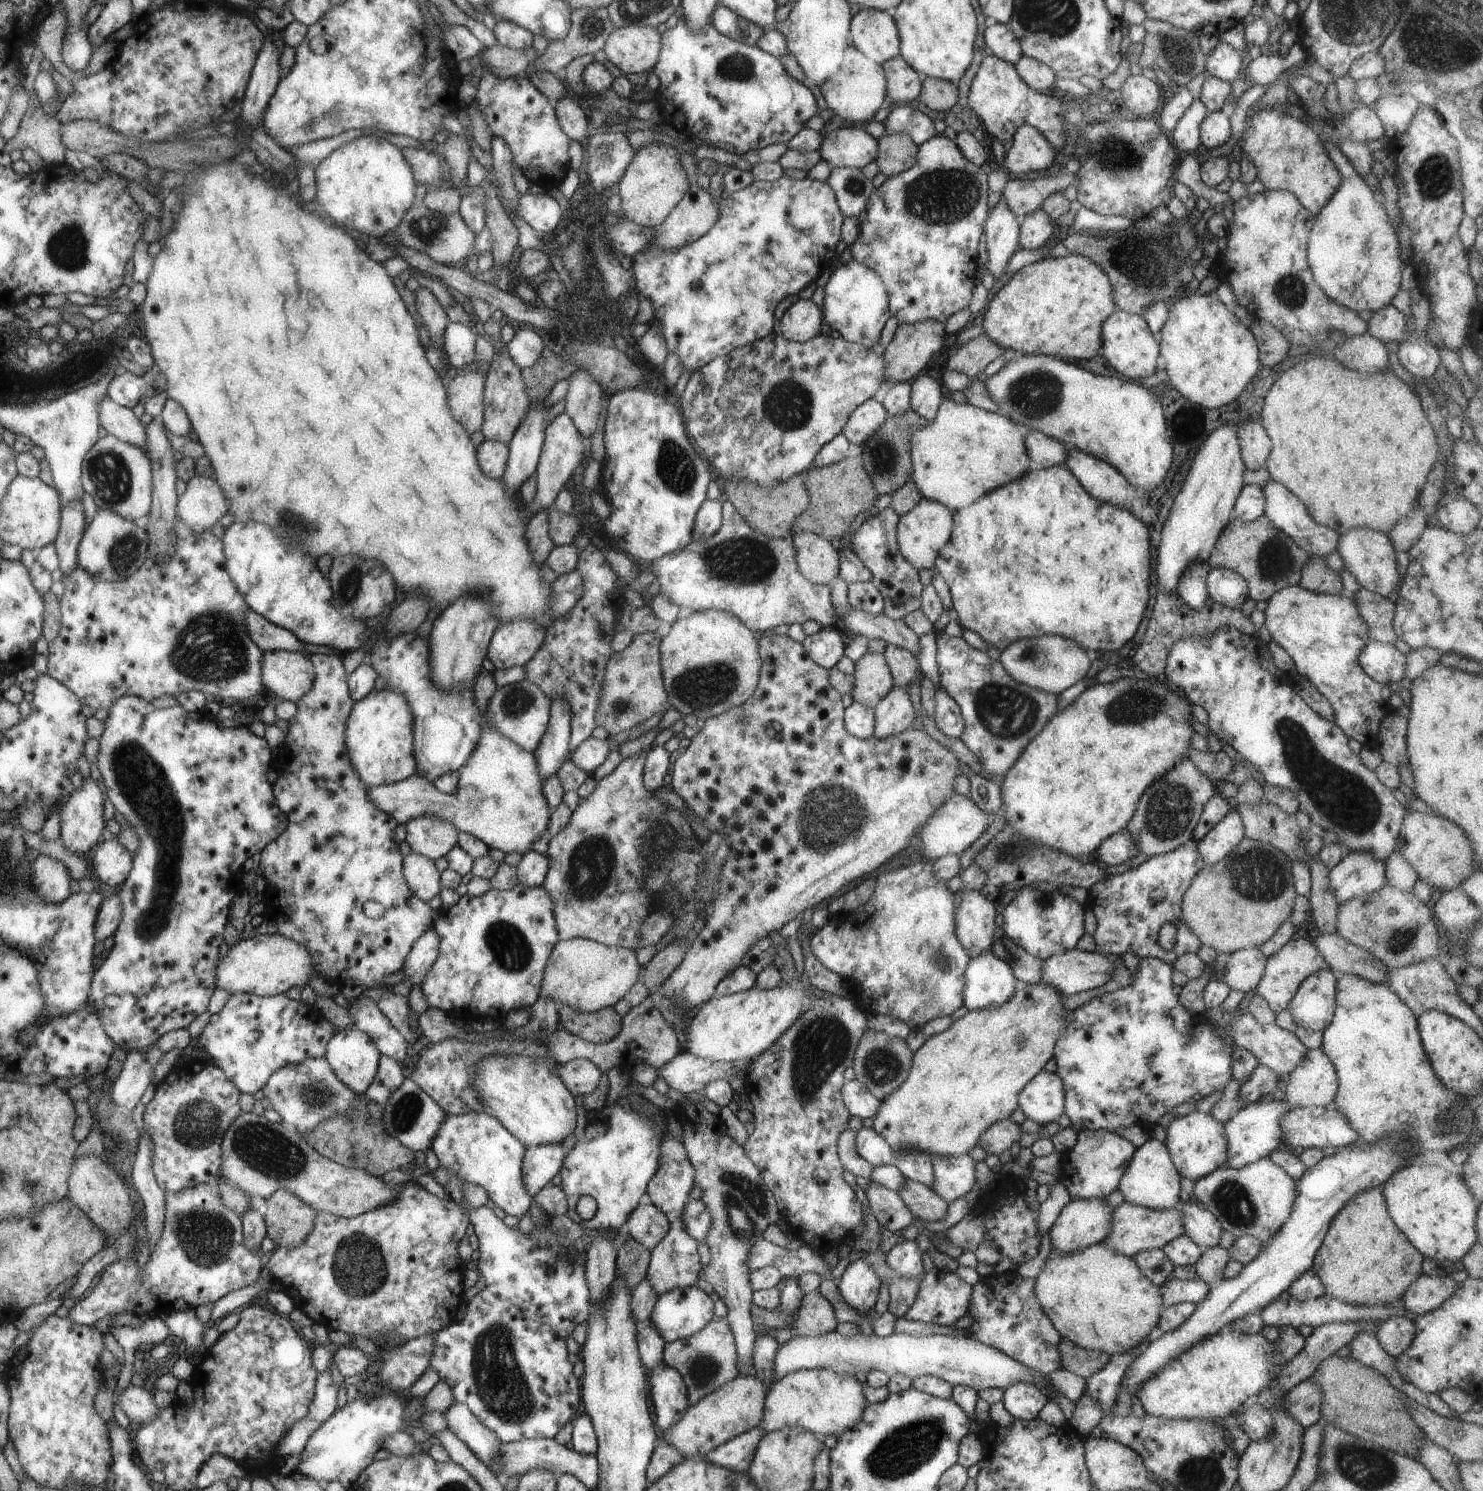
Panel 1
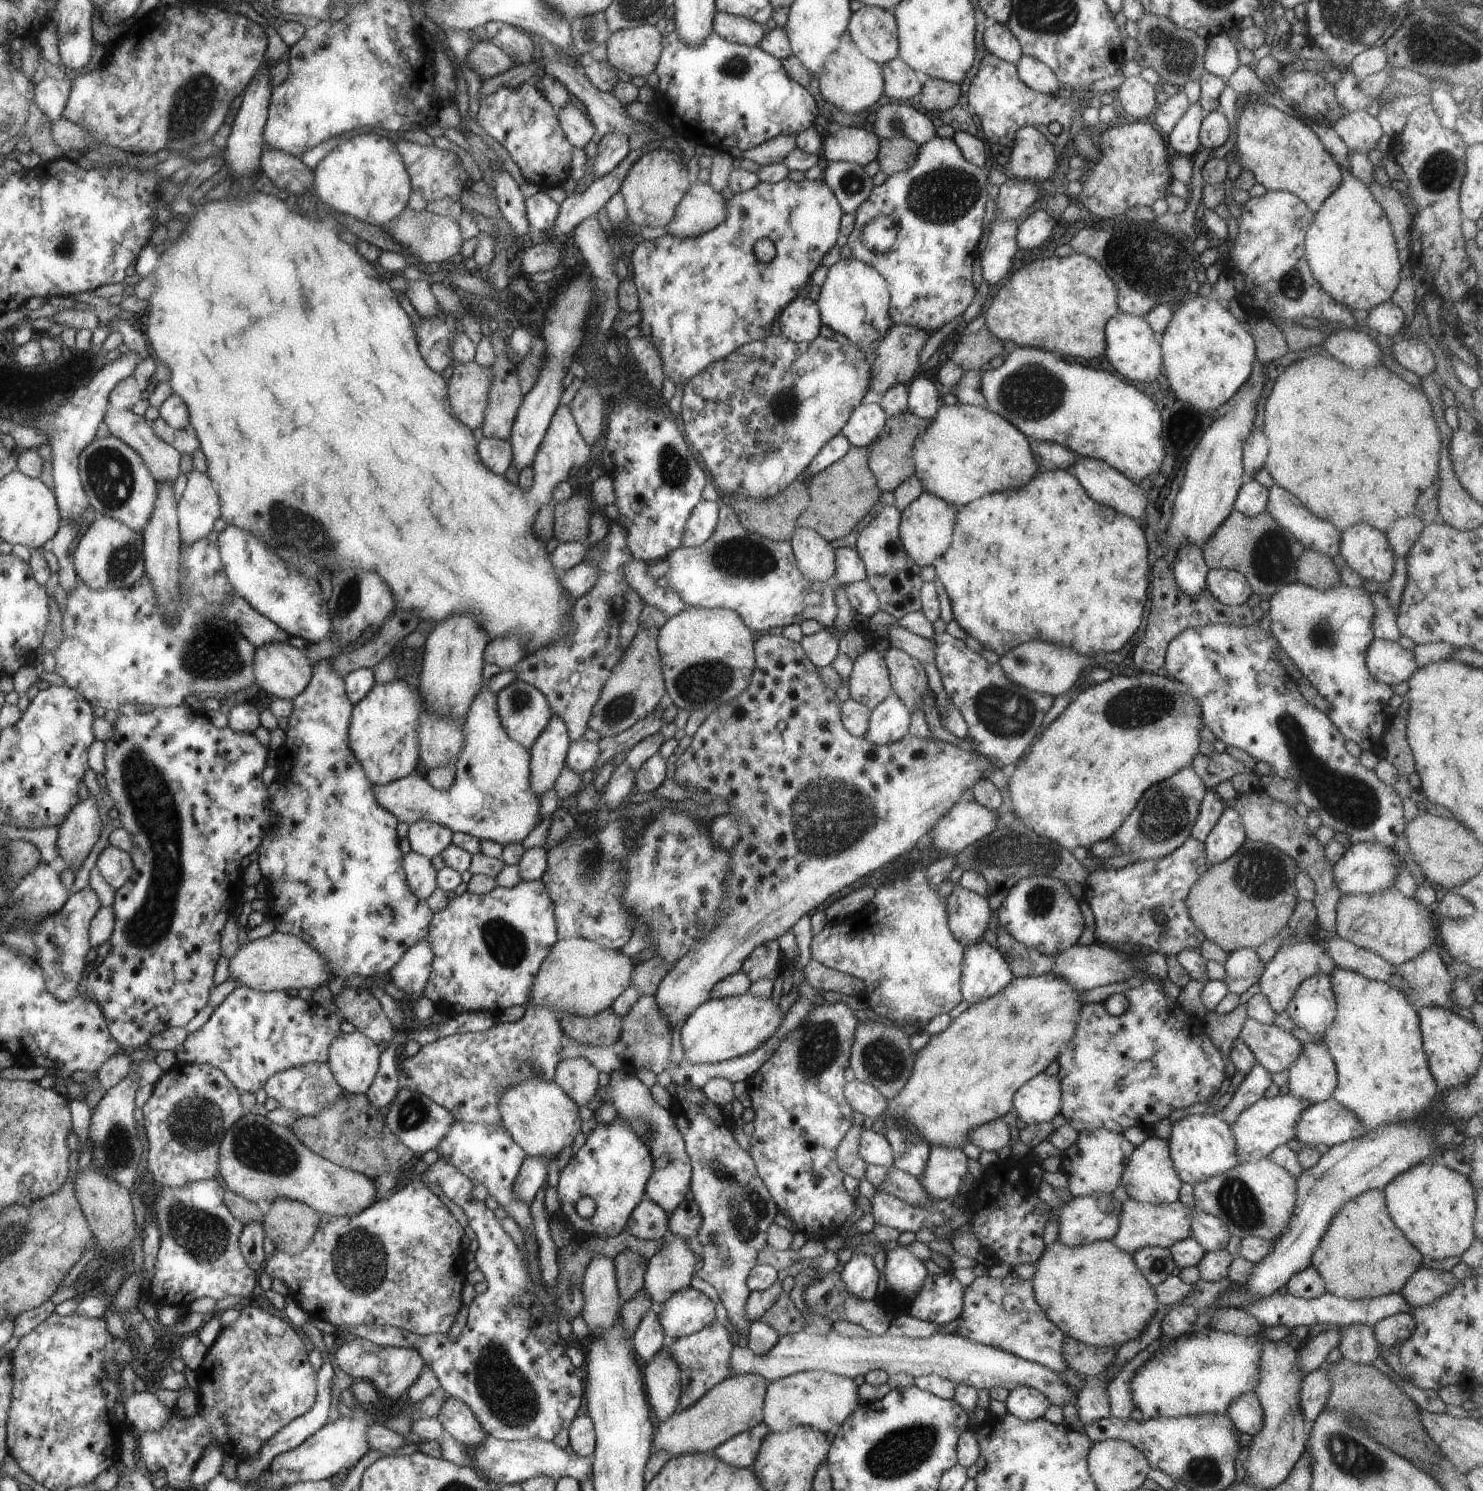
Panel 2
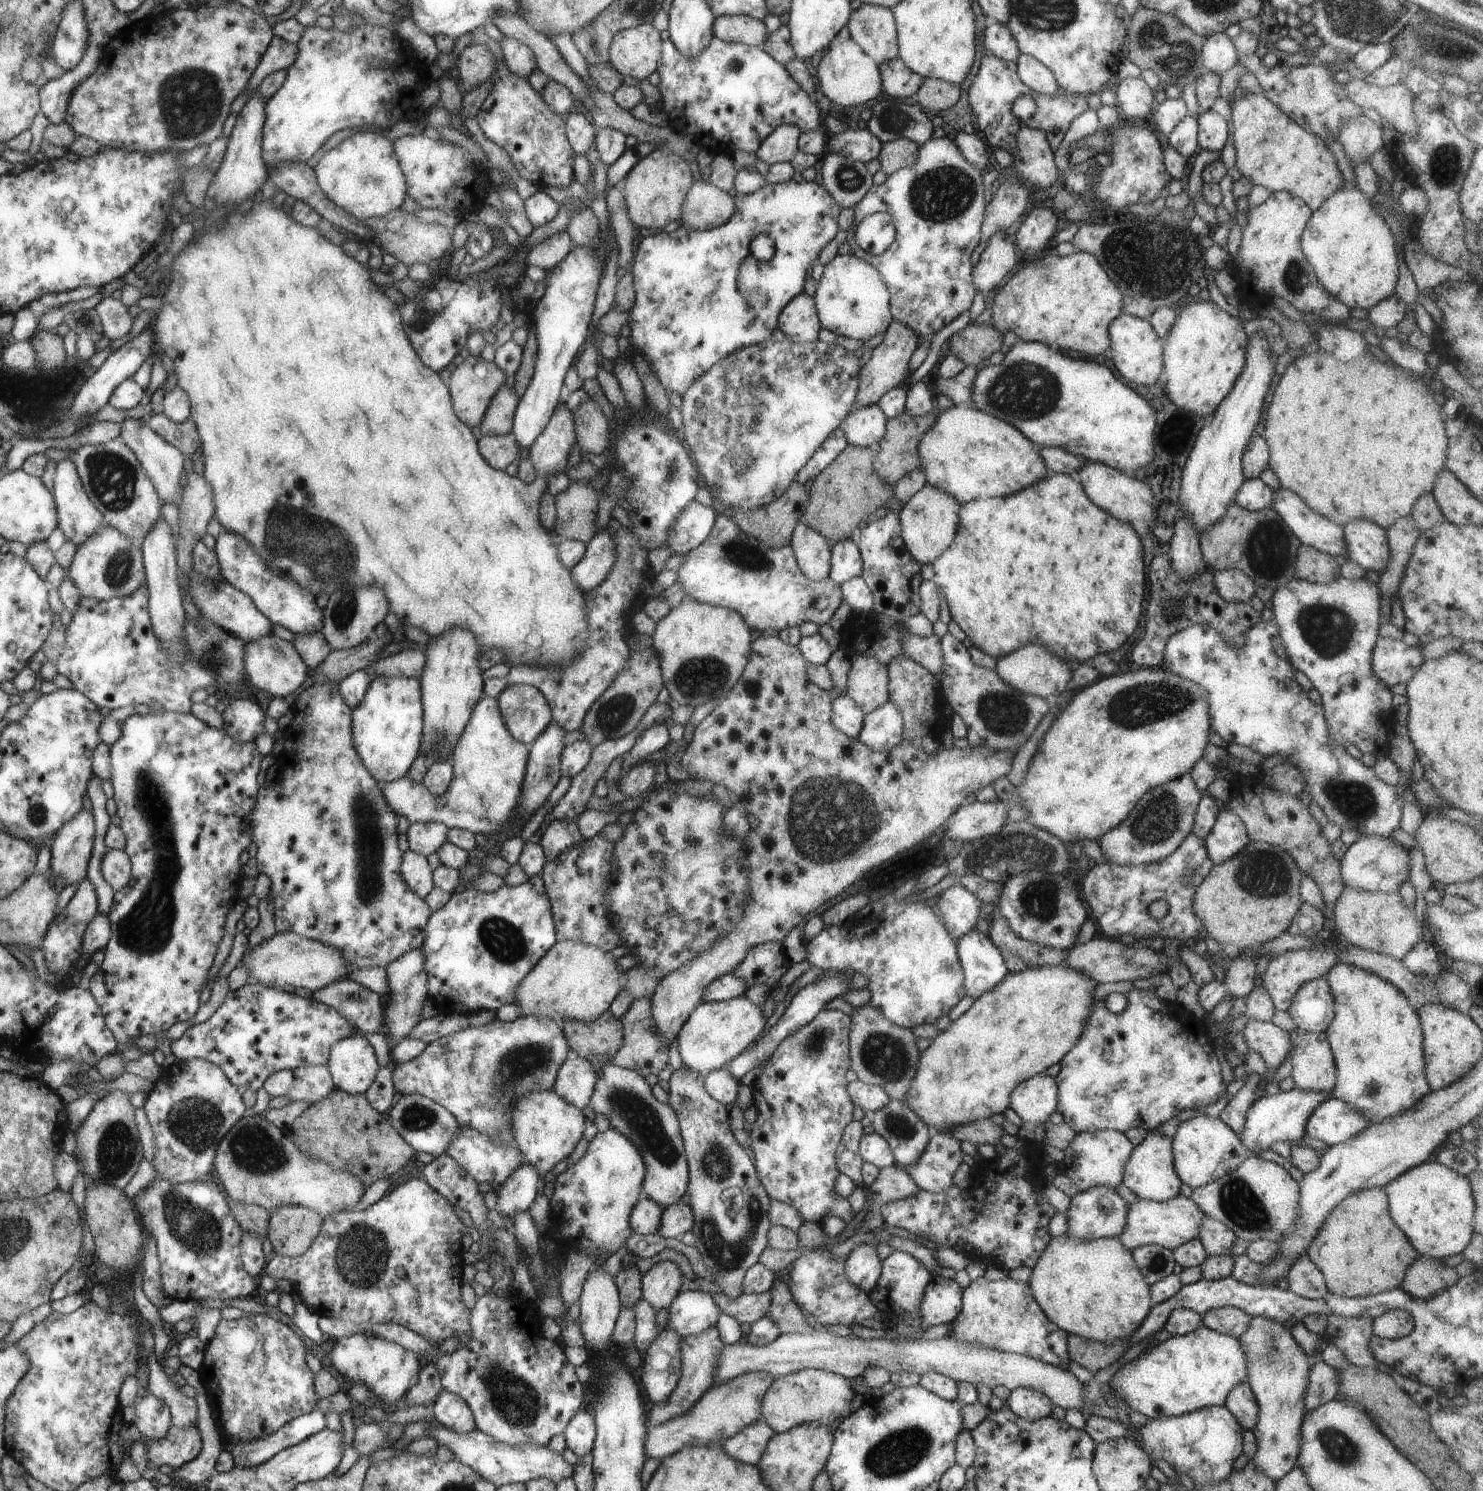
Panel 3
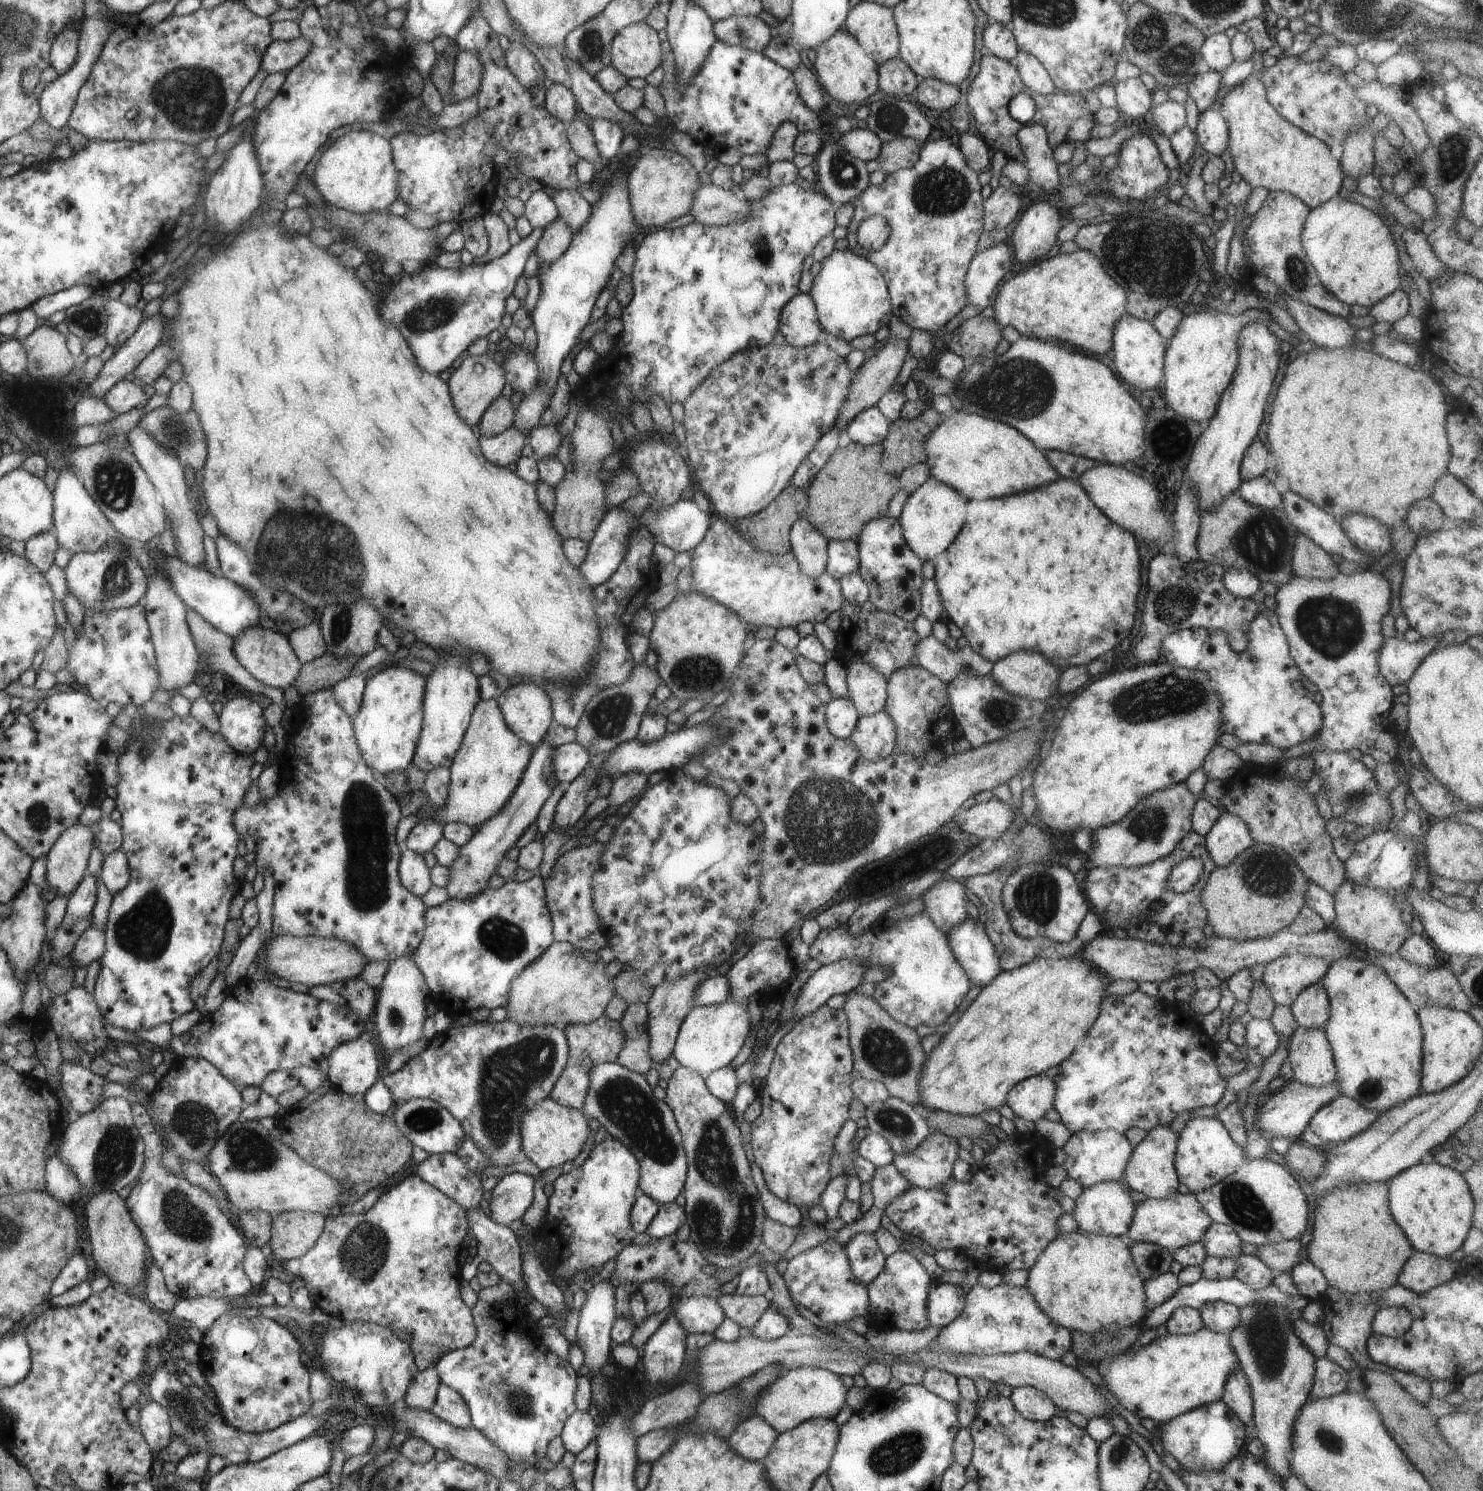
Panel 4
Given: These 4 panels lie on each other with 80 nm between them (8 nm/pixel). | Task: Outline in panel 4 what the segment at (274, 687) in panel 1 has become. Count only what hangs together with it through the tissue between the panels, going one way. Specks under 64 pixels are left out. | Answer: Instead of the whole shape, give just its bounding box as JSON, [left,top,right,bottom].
[233,625,304,690]

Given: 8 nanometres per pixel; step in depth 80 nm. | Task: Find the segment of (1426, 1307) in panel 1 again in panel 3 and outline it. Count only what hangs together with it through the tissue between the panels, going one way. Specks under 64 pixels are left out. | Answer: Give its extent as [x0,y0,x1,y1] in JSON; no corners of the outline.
[1401,1255,1461,1299]

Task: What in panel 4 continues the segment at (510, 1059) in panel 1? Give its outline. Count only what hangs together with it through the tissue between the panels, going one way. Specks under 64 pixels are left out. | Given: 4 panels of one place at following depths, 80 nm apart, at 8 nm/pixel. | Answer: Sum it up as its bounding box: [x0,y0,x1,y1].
[521,1096,590,1171]

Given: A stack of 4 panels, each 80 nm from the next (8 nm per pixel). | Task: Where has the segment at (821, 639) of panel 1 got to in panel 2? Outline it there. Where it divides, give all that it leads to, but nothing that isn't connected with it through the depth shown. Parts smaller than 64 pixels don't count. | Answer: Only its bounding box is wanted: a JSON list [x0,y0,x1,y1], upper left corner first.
[799,628,840,669]

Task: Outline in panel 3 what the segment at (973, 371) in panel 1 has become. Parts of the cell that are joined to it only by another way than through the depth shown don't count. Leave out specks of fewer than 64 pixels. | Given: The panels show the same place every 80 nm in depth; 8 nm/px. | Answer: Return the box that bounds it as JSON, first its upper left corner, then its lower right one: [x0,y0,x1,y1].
[948,321,1003,366]

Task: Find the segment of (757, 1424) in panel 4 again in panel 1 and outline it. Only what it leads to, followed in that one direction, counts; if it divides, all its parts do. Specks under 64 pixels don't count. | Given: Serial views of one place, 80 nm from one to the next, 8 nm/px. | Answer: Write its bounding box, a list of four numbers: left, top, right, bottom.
[704,1427,767,1474]

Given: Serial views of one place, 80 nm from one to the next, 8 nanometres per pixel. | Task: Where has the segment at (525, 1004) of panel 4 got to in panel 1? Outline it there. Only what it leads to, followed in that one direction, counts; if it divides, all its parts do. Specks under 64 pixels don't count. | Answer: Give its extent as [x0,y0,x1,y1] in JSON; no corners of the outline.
[540,939,641,1013]

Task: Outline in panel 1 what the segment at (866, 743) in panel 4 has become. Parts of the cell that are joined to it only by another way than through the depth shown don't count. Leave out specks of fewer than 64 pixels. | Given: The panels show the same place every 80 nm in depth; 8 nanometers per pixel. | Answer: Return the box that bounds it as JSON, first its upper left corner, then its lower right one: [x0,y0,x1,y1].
[874,688,914,739]

